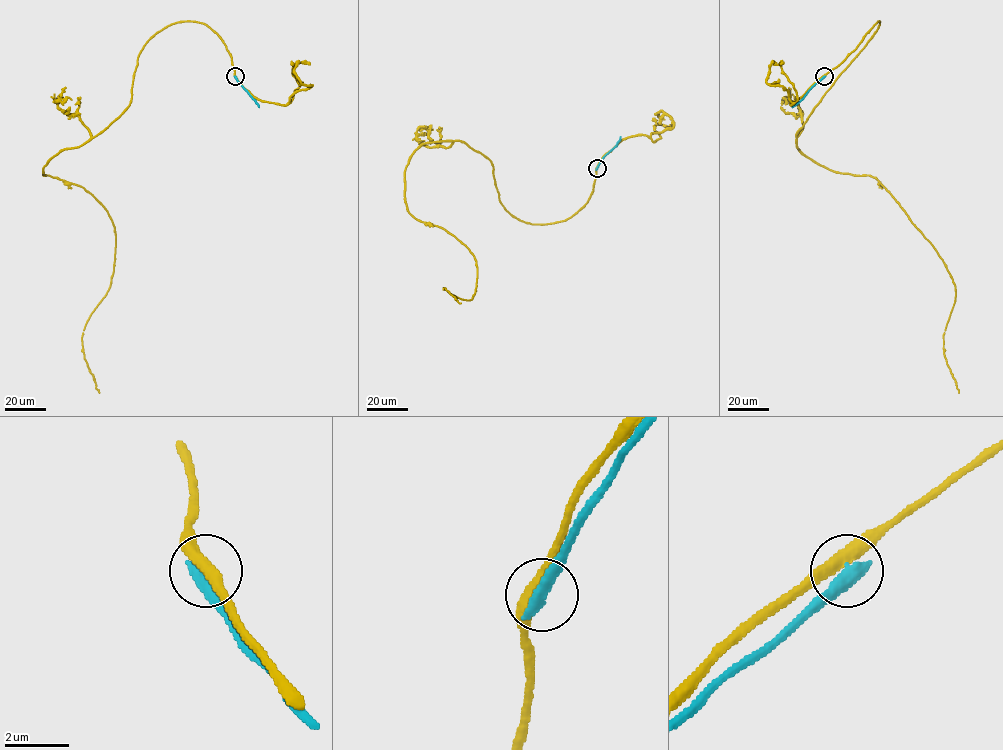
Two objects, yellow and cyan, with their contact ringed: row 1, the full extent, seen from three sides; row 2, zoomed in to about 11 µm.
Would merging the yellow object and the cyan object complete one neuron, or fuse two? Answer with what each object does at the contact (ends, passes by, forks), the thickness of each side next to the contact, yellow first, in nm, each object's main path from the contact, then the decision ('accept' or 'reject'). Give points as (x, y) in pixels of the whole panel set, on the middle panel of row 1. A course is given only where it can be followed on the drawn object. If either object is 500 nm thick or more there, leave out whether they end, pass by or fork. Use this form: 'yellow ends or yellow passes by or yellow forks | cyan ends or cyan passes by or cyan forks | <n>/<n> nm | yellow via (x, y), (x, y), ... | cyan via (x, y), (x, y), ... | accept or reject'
400/500 nm | yellow via (597, 168), (534, 224), (465, 143), (415, 151), (407, 210), (474, 257), (472, 299), (443, 288), (460, 303) | cyan via (597, 168), (620, 137) | reject

